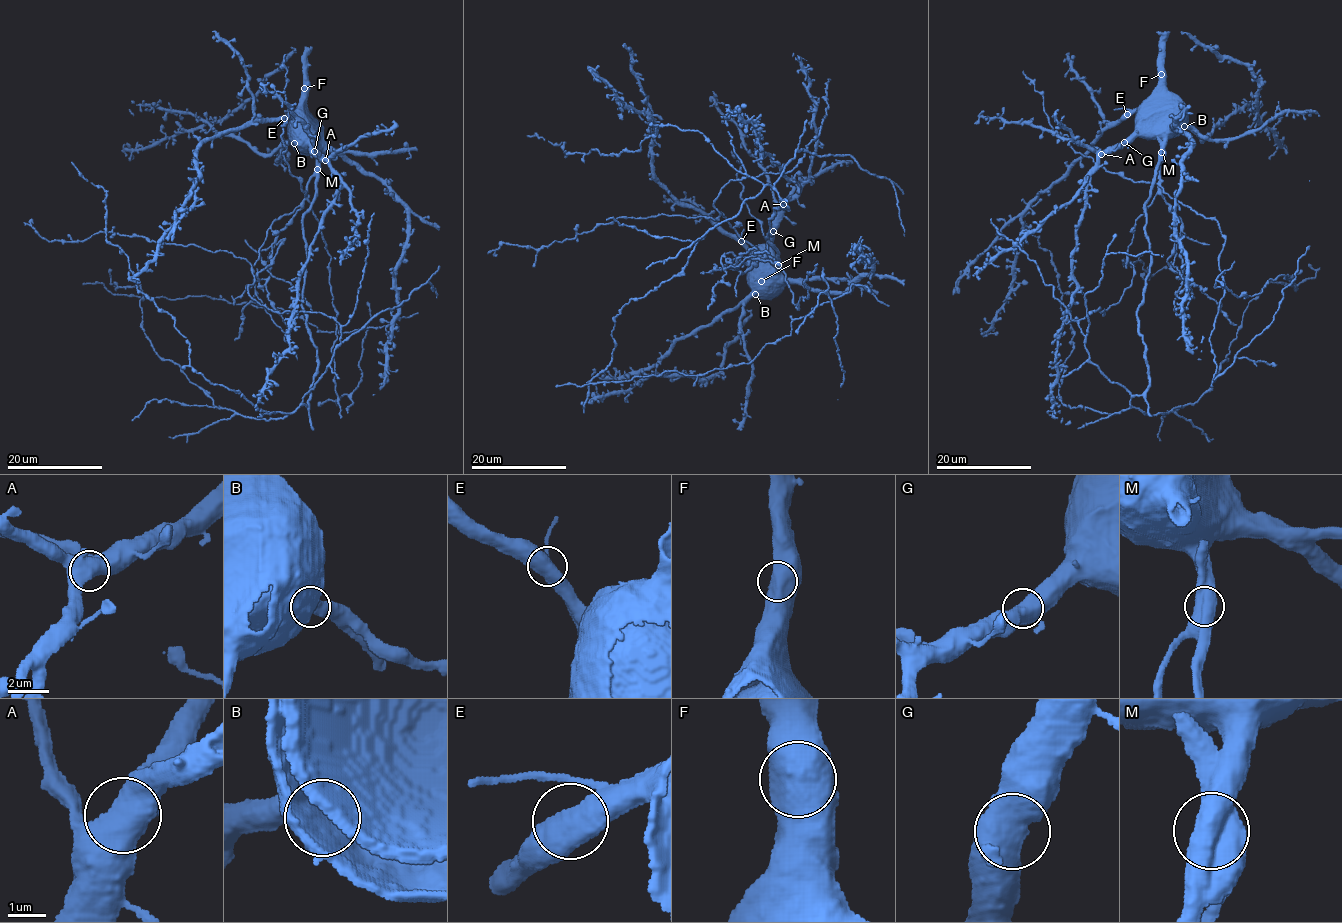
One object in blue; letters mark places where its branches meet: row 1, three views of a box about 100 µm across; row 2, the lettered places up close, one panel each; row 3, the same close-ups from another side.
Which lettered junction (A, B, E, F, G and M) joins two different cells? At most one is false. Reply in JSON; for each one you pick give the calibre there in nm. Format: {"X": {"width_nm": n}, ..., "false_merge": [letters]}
{"M": {"width_nm": 750}, "false_merge": ["M"]}

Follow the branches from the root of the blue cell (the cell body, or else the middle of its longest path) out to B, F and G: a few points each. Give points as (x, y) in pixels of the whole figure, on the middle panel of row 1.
B: (757, 258), (750, 262), (750, 282), (755, 294)
F: (757, 258), (761, 265), (761, 281)
G: (757, 258), (767, 247), (773, 231)

